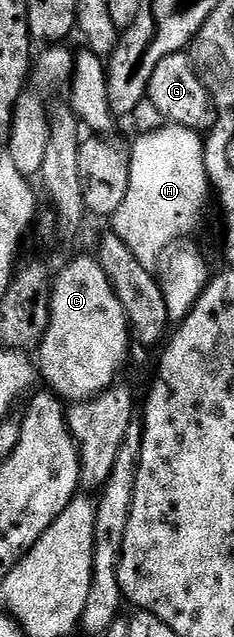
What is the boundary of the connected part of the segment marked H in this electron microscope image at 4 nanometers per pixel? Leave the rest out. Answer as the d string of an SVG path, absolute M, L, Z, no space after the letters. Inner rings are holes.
M168 123L168 124L165 124L163 127L165 129L156 129L153 131L153 133L142 134L141 137L138 138L137 141L133 143L132 149L130 148L130 160L128 162L128 166L130 167L130 187L126 191L126 199L122 199L122 207L118 207L118 211L112 214L110 218L110 224L112 224L110 225L111 232L116 233L118 235L118 239L122 239L122 243L126 243L126 247L130 247L130 251L134 251L134 259L138 259L138 263L142 263L142 267L146 267L147 269L150 269L150 270L155 270L157 268L156 264L158 264L160 260L161 260L160 261L160 264L161 264L161 262L165 260L166 254L169 252L169 250L171 250L173 246L175 246L177 243L180 243L180 242L175 243L175 241L180 241L183 239L183 237L190 236L191 233L194 232L195 229L199 227L200 220L202 220L204 217L204 203L208 199L208 189L210 193L210 174L208 171L208 162L204 156L204 146L206 144L205 138L201 136L201 134L193 131L193 129L187 129L186 127L182 127L181 125L174 125L174 124Z

